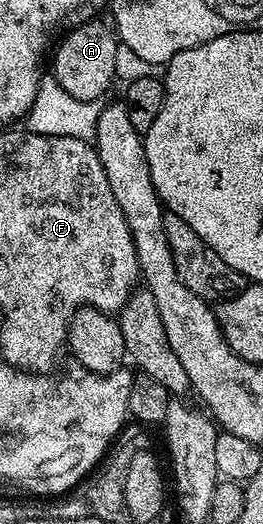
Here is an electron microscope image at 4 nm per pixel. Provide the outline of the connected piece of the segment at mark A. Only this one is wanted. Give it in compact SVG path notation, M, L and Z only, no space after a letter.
M90 19L88 24L76 25L65 36L65 41L53 56L51 75L59 86L73 98L100 101L101 95L115 83L116 52L119 47L117 33L108 23L100 24L100 19Z

